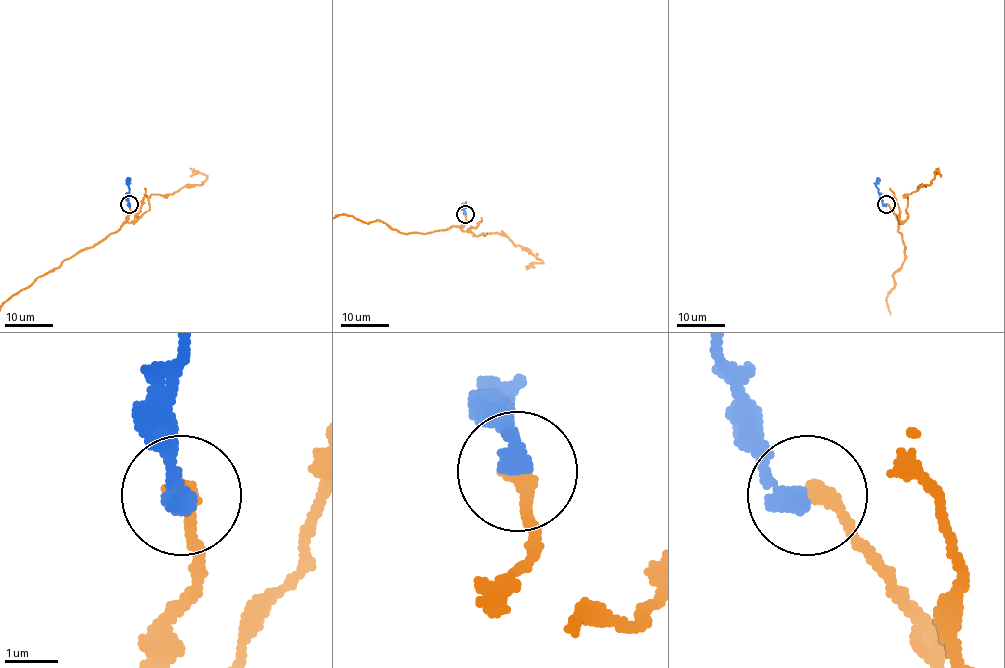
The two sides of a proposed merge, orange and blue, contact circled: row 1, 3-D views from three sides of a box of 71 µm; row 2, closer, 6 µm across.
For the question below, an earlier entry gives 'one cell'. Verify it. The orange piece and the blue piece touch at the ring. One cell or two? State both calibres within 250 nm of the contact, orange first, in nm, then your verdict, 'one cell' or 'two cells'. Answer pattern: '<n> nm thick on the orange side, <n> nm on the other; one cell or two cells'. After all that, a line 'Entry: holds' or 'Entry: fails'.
280 nm thick on the orange side, 380 nm on the other; one cell
Entry: holds

